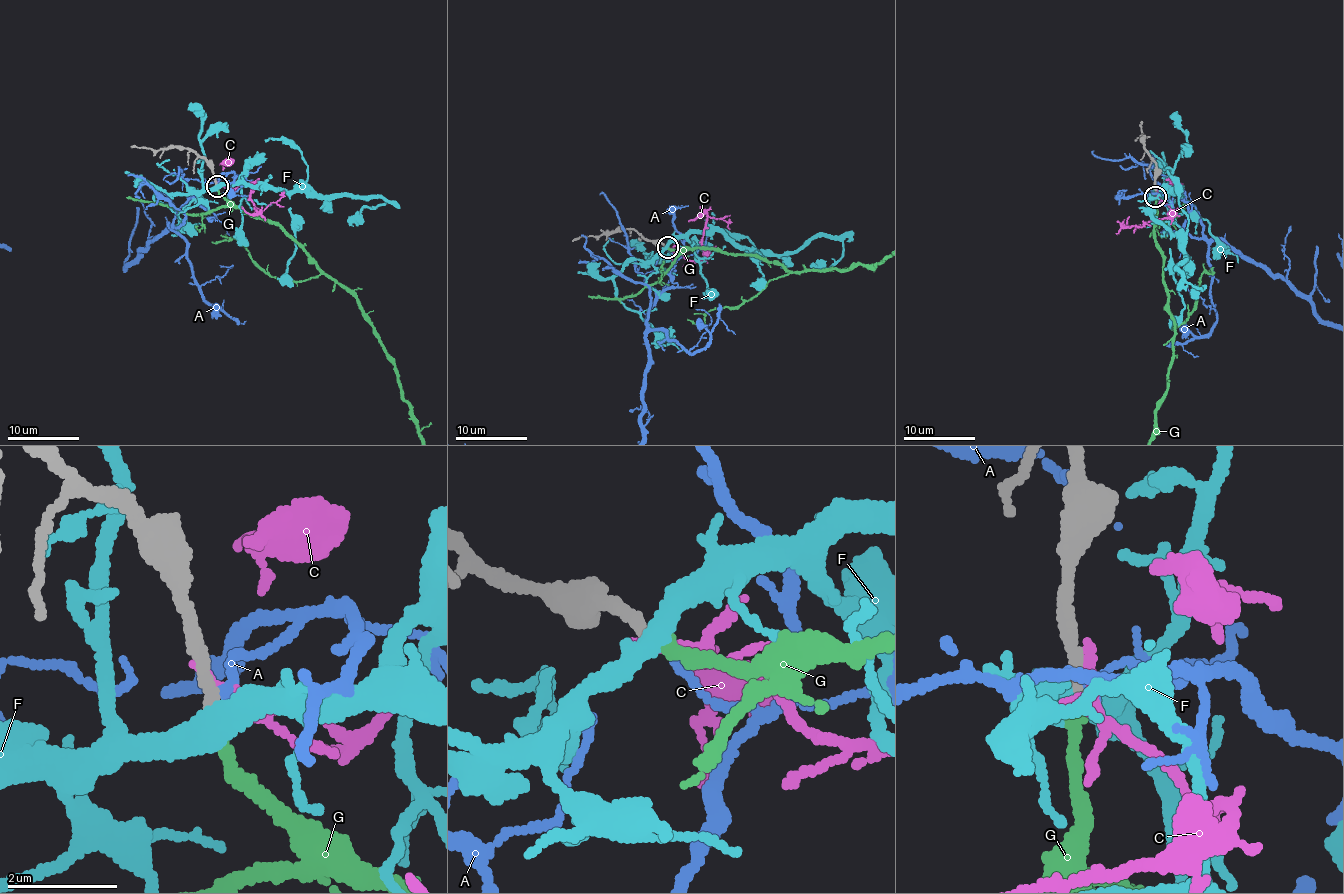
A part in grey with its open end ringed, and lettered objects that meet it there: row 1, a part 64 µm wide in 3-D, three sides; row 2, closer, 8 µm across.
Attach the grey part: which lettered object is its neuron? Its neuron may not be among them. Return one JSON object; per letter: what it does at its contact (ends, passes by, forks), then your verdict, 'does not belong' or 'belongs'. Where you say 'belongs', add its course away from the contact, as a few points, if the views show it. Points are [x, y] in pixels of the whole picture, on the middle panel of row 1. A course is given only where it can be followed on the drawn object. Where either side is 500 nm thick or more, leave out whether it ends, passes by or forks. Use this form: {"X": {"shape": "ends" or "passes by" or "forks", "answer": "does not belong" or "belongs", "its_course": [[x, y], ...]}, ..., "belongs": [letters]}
{"A": {"shape": "ends", "answer": "does not belong"}, "C": {"shape": "ends", "answer": "does not belong"}, "F": {"shape": "passes by", "answer": "does not belong"}, "G": {"shape": "ends", "answer": "belongs"}, "belongs": ["G"]}

